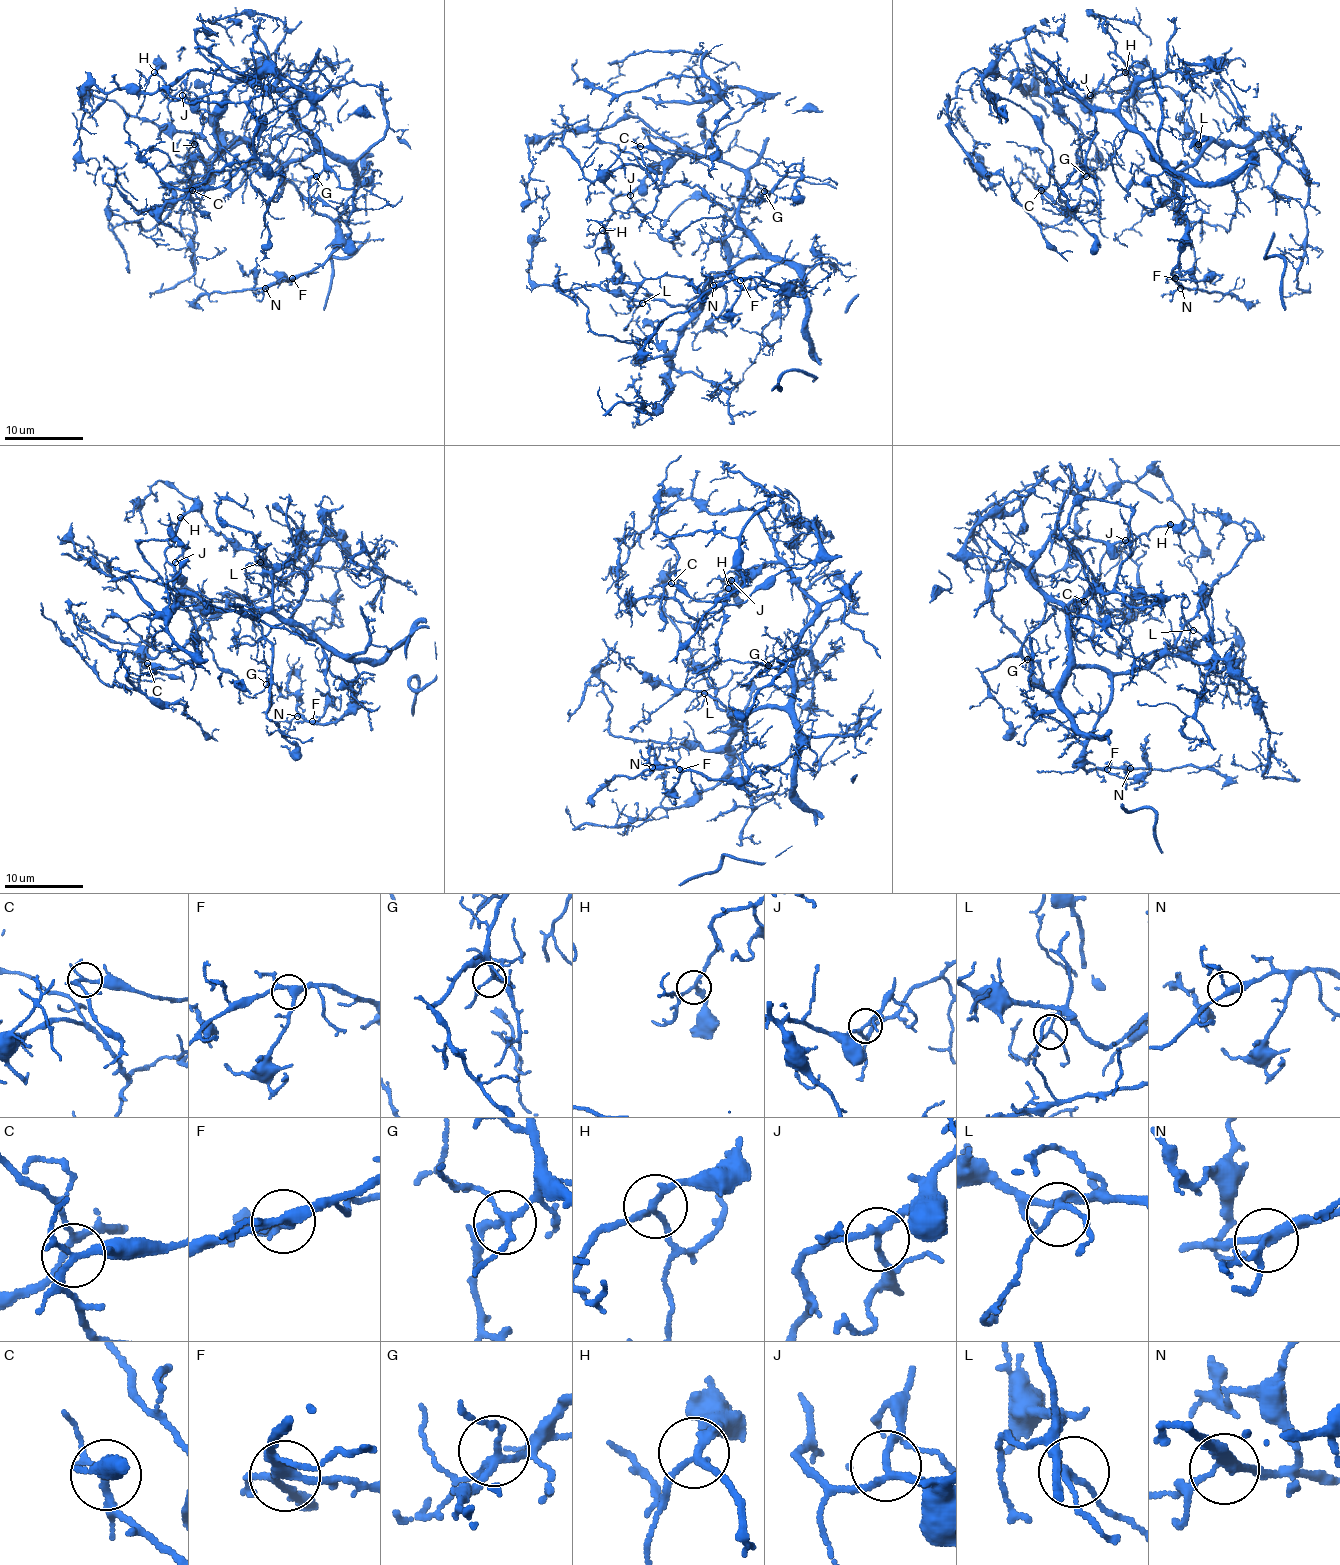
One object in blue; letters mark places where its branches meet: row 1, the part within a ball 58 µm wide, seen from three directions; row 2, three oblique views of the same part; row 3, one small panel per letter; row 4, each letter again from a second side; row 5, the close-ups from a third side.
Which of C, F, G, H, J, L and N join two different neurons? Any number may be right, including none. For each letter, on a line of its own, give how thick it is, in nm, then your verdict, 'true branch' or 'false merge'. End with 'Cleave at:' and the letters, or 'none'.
C: 180 nm thick; true branch
F: 300 nm thick; true branch
G: 180 nm thick; true branch
H: 200 nm thick; true branch
J: 180 nm thick; true branch
L: 140 nm thick; true branch
N: 280 nm thick; true branch
Cleave at: none

